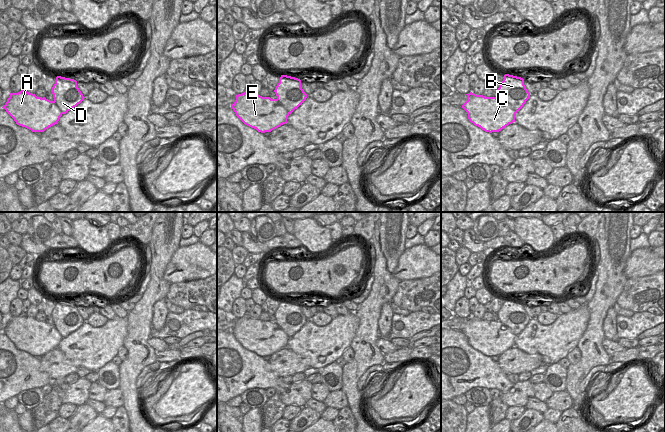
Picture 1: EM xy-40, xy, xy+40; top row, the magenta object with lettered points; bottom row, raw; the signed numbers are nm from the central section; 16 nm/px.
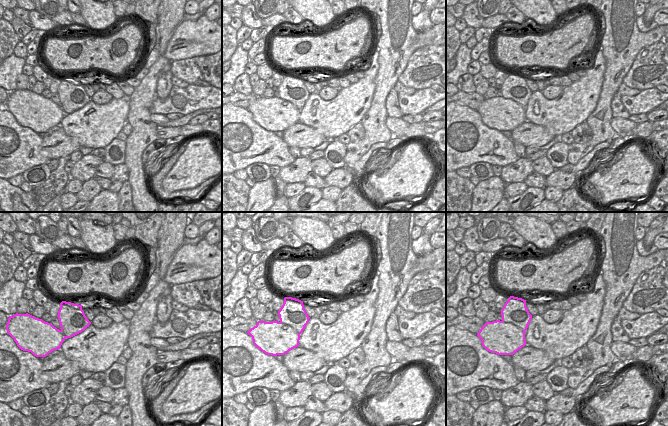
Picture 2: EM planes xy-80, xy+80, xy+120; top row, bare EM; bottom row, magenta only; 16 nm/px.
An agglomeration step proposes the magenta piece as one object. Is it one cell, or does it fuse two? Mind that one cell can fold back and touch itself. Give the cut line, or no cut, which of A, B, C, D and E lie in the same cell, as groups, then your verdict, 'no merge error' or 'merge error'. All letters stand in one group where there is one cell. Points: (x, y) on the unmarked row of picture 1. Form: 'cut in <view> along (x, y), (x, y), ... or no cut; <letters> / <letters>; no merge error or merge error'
cut in xy+40 along (500, 321), (516, 336); A C E / B D; merge error

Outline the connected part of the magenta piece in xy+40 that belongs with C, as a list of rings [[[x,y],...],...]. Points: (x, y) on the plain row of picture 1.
[[[472,316],[465,319],[467,325],[462,332],[467,336],[469,345],[485,356],[499,356],[515,346],[517,336],[502,322],[485,321]]]

